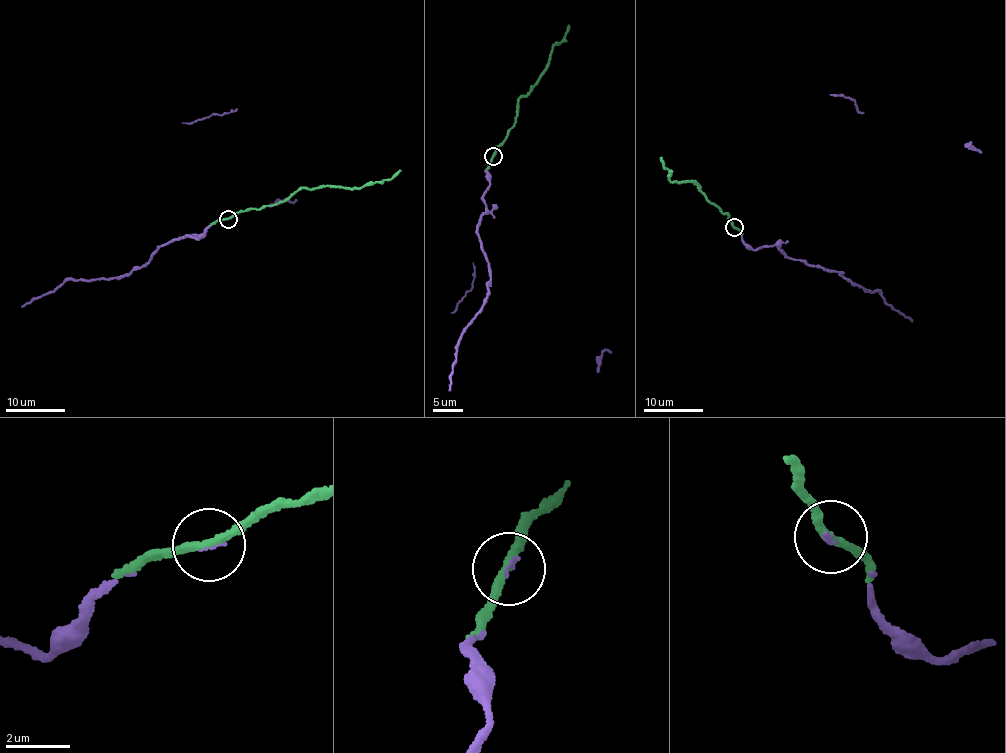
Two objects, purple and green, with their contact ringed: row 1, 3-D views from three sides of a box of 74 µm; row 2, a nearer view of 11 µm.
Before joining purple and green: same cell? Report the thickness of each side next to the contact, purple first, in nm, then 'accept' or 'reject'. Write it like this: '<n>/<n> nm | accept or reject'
90/240 nm | accept

